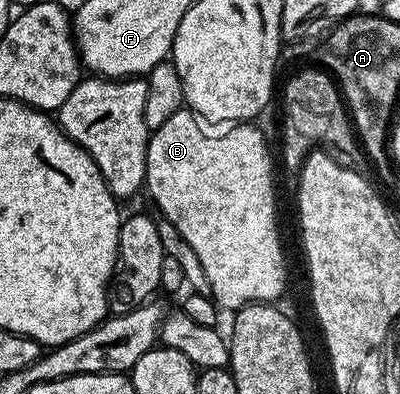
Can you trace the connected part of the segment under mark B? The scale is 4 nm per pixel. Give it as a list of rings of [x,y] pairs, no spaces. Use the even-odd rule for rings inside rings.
[[[184,108],[173,112],[173,116],[148,137],[146,193],[151,193],[160,210],[158,213],[167,218],[169,224],[181,232],[185,244],[197,252],[216,306],[234,312],[253,302],[274,303],[287,286],[287,262],[283,259],[279,226],[275,223],[275,166],[271,163],[267,138],[255,124],[232,125],[216,138],[199,134],[199,126],[200,119]]]

